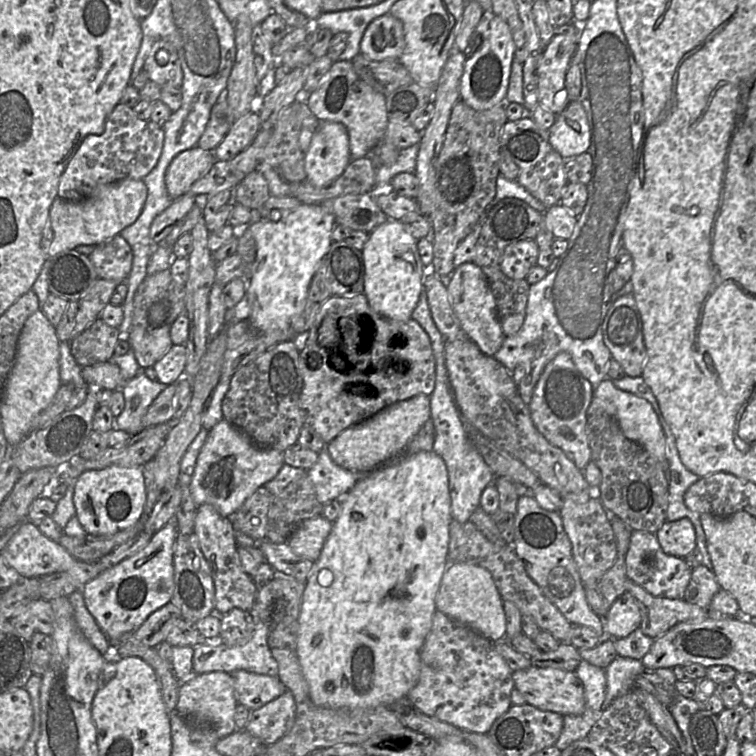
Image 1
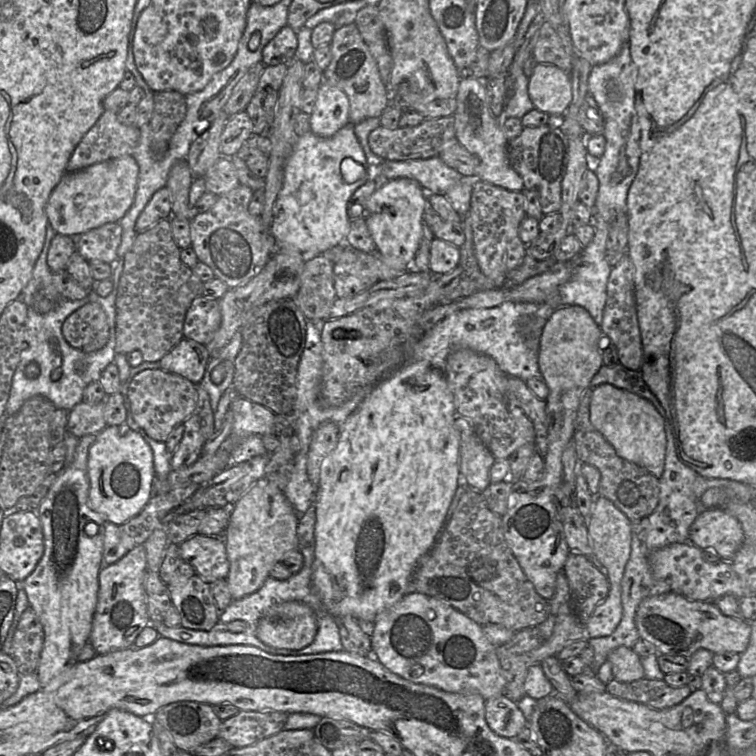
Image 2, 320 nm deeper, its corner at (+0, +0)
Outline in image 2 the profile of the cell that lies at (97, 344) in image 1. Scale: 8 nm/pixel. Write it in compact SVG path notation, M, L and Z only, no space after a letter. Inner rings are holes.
M88 301L66 318L62 333L67 343L76 349L99 351L109 340L107 316L100 304Z

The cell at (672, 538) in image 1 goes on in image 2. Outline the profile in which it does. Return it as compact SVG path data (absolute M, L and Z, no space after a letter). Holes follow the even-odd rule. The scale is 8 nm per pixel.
M724 508L702 509L689 531L689 543L715 552L723 561L732 561L743 540L741 523Z

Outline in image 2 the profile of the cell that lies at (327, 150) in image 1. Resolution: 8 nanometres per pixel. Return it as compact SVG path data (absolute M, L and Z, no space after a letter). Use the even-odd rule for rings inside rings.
M323 80L318 88L314 111L310 117L311 131L324 138L333 136L350 122L349 108L346 93Z

